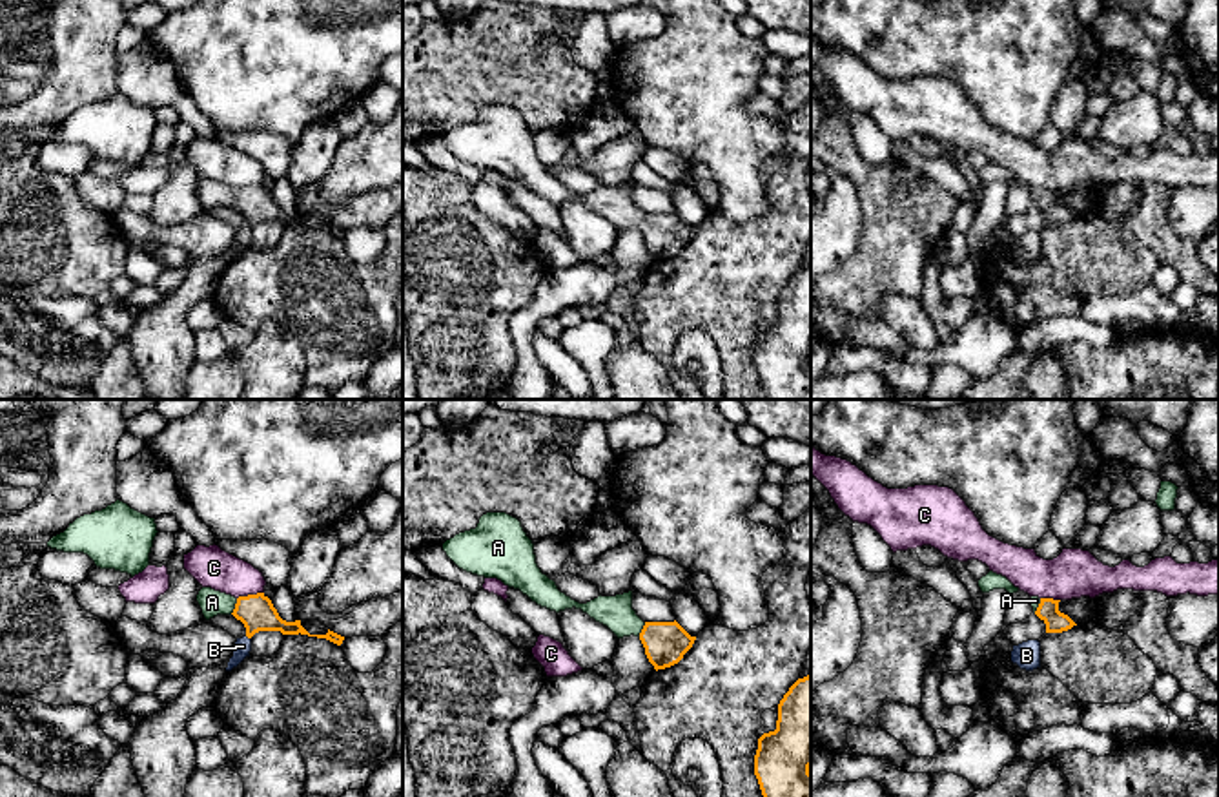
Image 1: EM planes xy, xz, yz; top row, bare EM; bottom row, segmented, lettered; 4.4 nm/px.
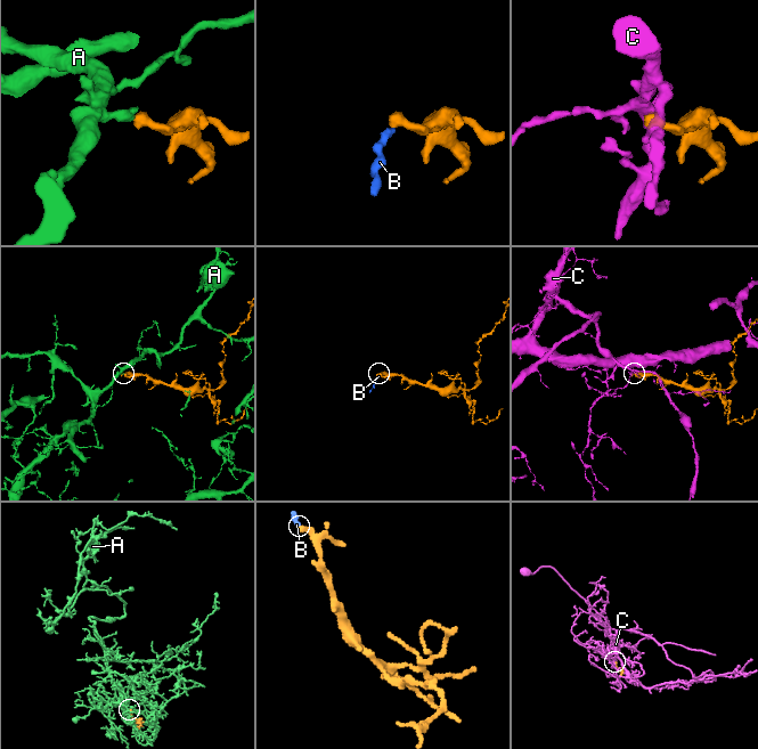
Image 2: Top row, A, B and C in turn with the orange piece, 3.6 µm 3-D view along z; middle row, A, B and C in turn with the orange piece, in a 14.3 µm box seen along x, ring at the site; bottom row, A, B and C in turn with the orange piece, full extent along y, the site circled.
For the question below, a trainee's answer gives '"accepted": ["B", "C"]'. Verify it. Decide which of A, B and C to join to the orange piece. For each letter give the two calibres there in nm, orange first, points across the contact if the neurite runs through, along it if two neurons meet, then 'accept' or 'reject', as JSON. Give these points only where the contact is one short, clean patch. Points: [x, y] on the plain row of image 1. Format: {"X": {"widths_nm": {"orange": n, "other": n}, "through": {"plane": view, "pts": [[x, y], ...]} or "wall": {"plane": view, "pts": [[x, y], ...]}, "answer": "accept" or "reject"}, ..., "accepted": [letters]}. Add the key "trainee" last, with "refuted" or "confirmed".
{"A": {"widths_nm": {"orange": 160, "other": 120}, "through": {"plane": "xy", "pts": [[256, 203], [235, 197], [212, 194]]}, "answer": "accept"}, "B": {"widths_nm": {"orange": 160, "other": 80}, "through": {"plane": "xy", "pts": [[256, 203], [248, 228], [243, 238]]}, "answer": "accept"}, "C": {"widths_nm": {"orange": 160, "other": 180}, "wall": {"plane": "xy", "pts": [[263, 183], [237, 190]]}, "answer": "reject"}, "accepted": ["A", "B"], "trainee": "refuted"}

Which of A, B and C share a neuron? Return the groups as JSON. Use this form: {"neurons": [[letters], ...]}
{"neurons": [["A", "B"], ["C"]]}

